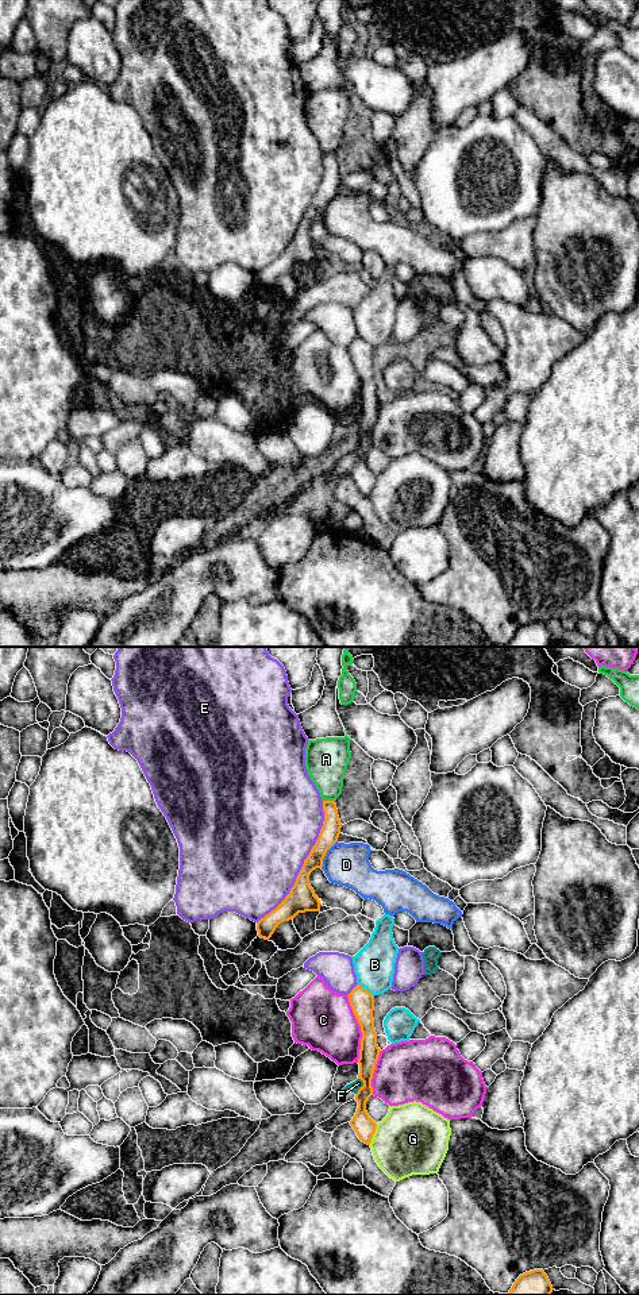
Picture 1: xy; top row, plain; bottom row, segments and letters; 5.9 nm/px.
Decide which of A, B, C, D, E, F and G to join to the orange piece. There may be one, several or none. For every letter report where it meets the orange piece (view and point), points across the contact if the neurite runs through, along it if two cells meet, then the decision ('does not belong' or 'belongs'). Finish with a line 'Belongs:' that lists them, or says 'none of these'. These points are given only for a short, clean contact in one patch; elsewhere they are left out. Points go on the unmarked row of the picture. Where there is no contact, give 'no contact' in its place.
A: xy (328, 153) | does not belong
B: xy (365, 340) | does not belong
C: xy (361, 381) | does not belong
D: xy (326, 204) | does not belong
E: xy (304, 215) | does not belong
F: xy (362, 438) | along xy (360, 430), (362, 436), (355, 446) | does not belong
G: xy (373, 485) | does not belong
Belongs: none of these

